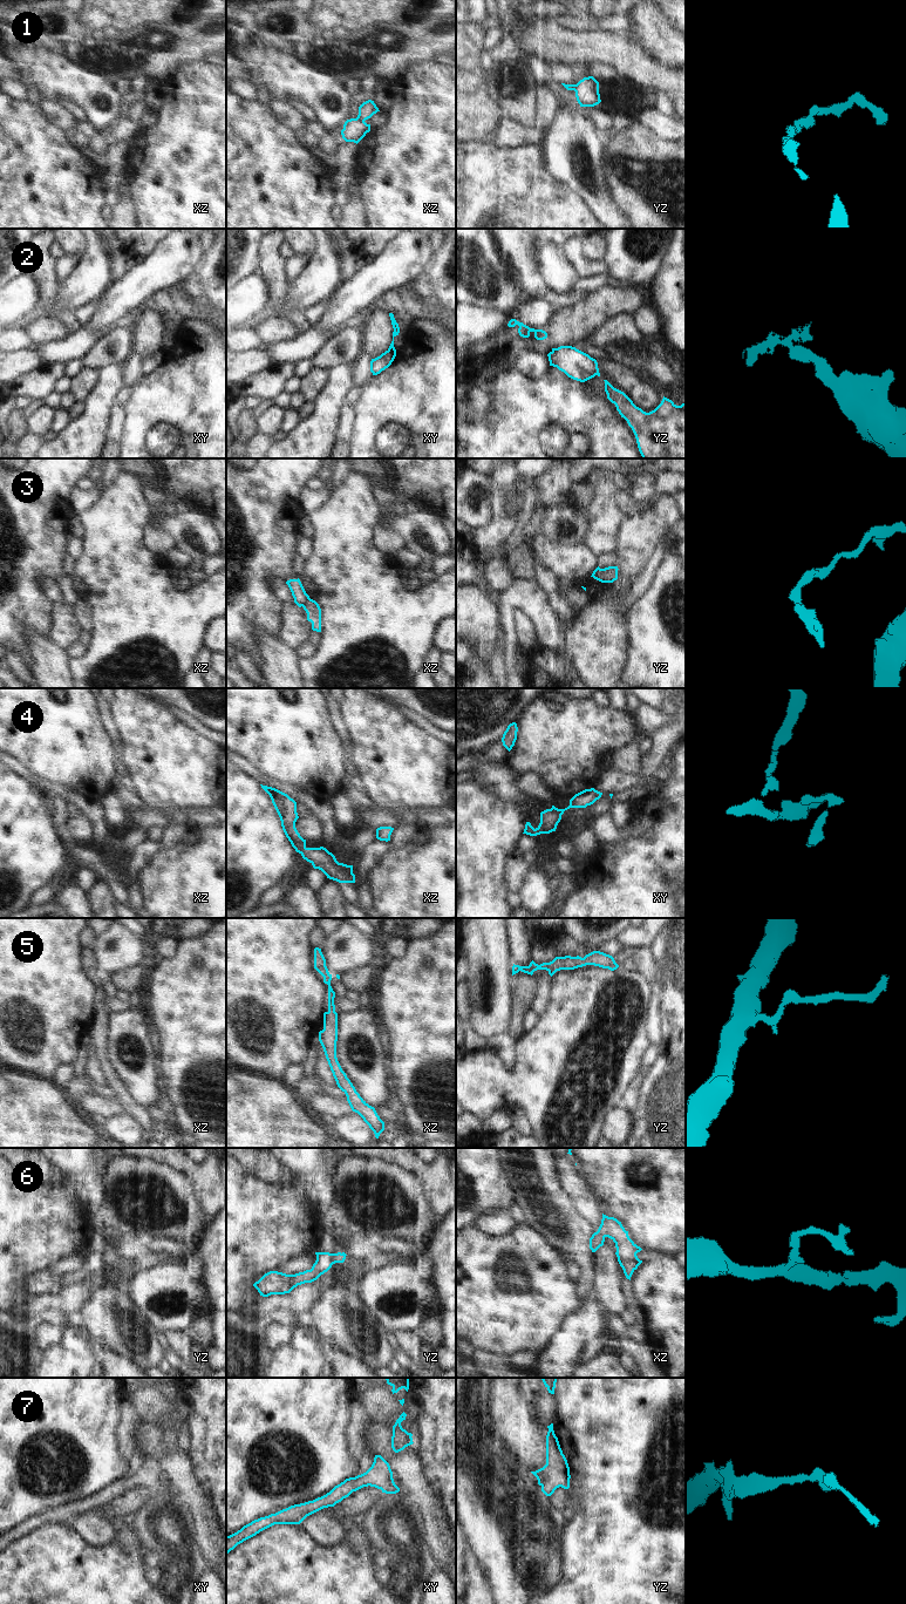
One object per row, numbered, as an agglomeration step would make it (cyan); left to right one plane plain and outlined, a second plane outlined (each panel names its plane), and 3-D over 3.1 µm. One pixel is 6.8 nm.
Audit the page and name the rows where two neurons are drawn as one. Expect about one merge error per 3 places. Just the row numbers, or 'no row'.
1, 2, 3

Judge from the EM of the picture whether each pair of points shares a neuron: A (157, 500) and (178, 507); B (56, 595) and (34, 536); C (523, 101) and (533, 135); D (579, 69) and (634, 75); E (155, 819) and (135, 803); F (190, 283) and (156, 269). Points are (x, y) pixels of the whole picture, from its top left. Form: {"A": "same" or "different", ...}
{"A": "same", "B": "different", "C": "different", "D": "different", "E": "same", "F": "different"}

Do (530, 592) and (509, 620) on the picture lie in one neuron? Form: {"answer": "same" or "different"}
{"answer": "same"}

